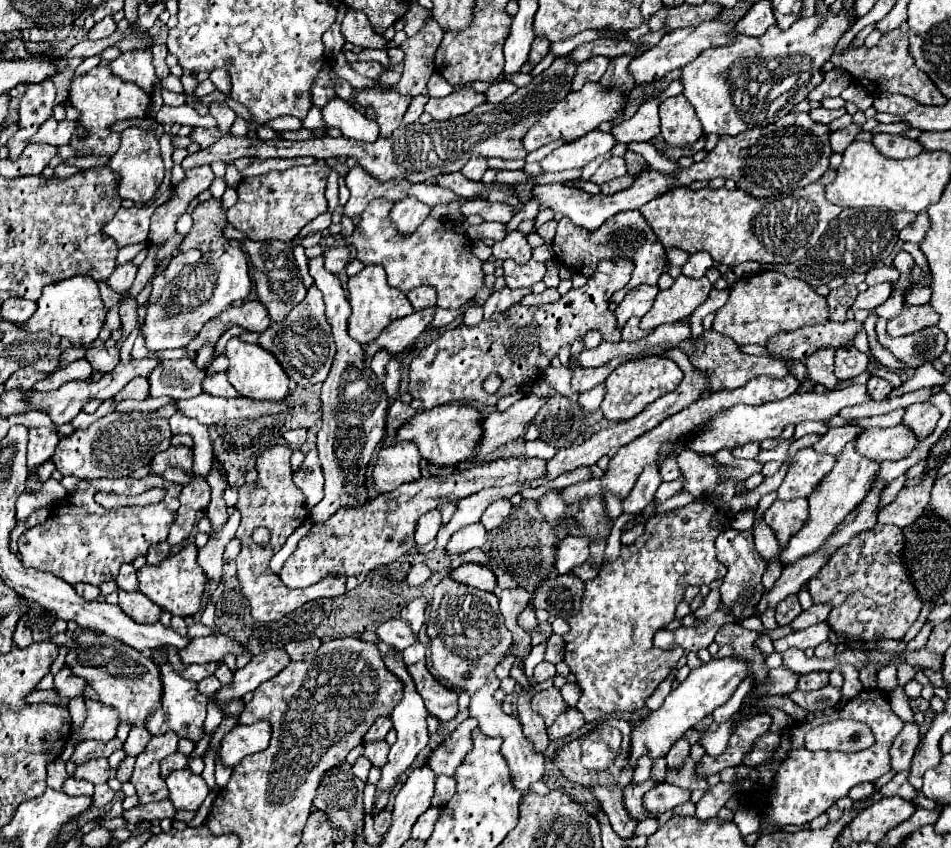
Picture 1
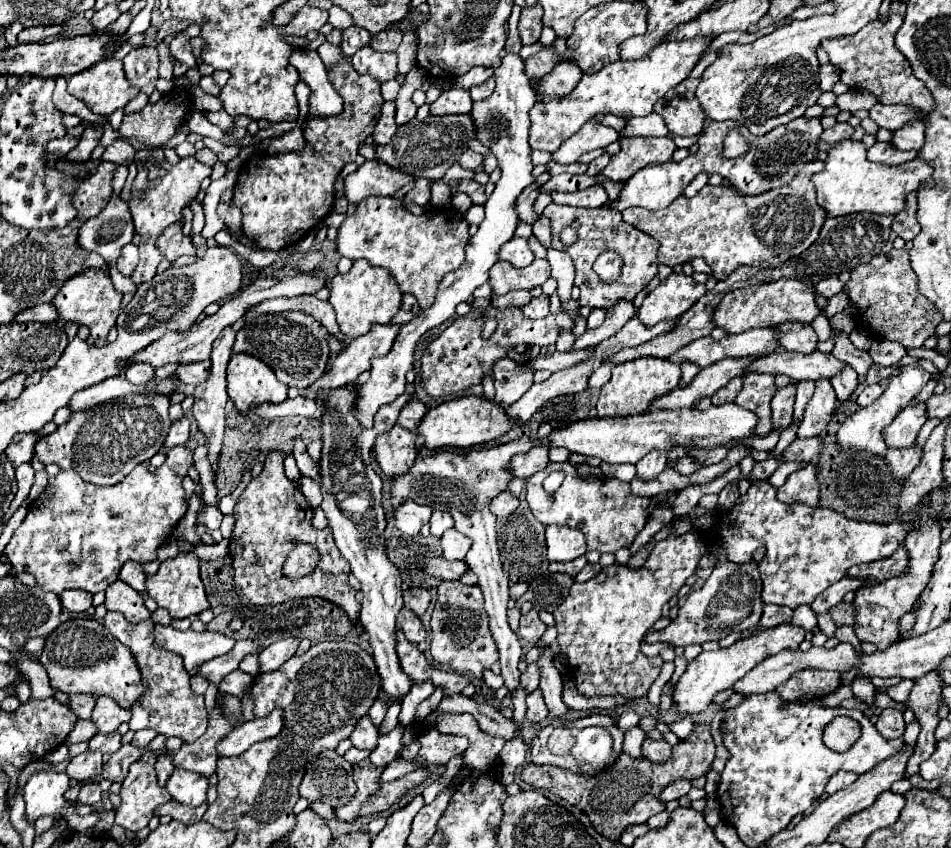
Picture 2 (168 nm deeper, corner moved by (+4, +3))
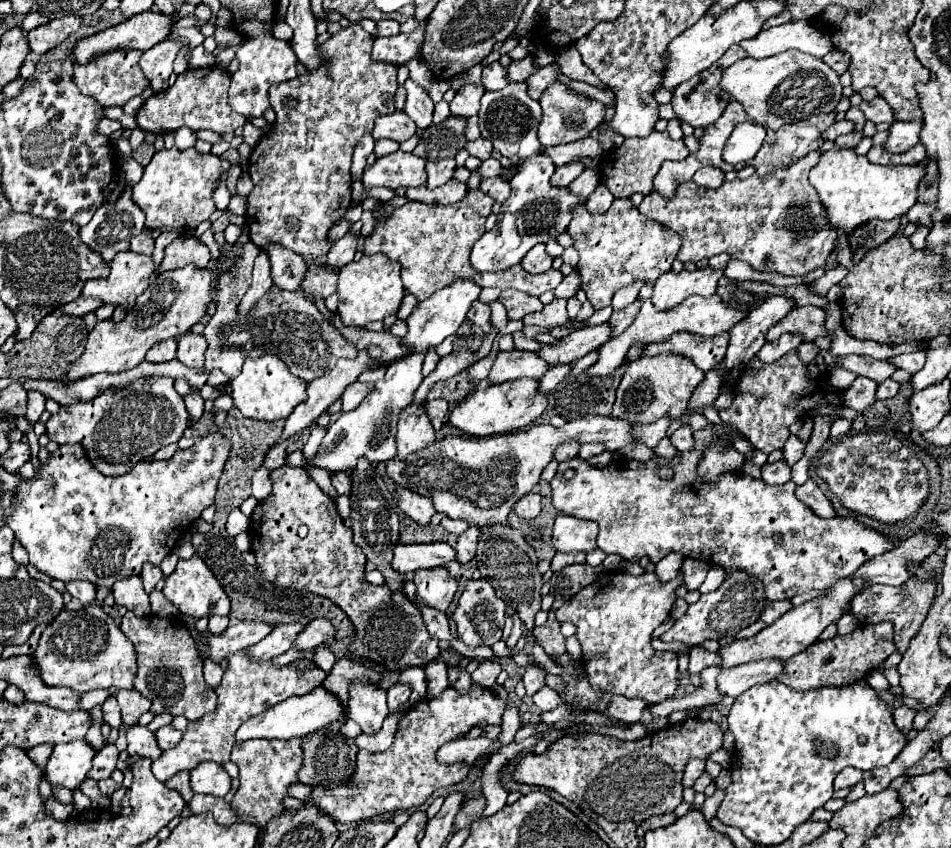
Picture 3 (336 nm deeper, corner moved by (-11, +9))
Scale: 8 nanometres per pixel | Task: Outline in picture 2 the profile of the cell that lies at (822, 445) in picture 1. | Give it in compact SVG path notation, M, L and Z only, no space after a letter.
M820 435L808 439L794 439L792 445L782 453L786 461L818 461L824 441Z

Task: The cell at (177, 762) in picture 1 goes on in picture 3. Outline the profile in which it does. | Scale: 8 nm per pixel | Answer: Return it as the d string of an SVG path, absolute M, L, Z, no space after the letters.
M181 771L181 773L177 773L175 777L171 777L171 779L167 781L167 787L175 789L175 791L183 797L183 801L189 805L191 797L193 797L193 791L191 791L191 787L189 787L189 773L187 773L187 771Z

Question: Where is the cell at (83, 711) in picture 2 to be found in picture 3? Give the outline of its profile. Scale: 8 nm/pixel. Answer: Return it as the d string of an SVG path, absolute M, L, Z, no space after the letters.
M113 695L103 703L103 719L105 719L105 723L107 723L111 729L119 729L119 727L123 725L117 699L115 699Z

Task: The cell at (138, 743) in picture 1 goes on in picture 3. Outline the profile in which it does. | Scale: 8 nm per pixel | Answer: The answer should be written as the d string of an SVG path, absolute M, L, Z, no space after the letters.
M165 725L165 727L161 727L161 729L155 733L155 737L157 737L157 741L159 741L159 747L165 751L165 749L175 747L175 745L183 739L183 733L177 731L177 729L173 729L171 725Z

